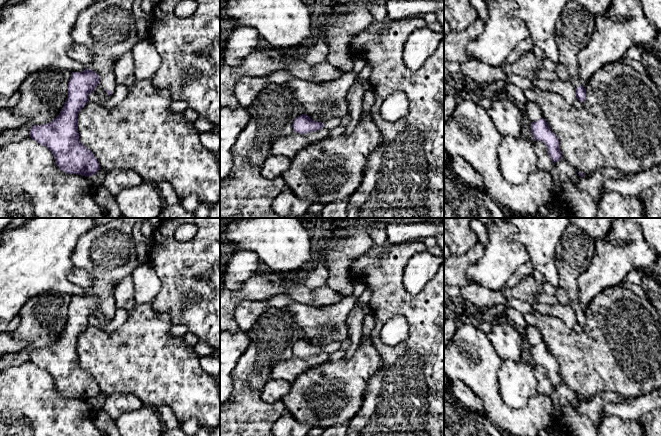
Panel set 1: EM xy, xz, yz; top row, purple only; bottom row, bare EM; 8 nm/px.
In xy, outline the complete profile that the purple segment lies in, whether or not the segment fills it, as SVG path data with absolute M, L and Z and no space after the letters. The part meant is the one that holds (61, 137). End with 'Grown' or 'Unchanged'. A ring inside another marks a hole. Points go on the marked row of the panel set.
M97 1L79 14L71 35L76 44L83 45L92 52L93 61L84 71L71 73L67 99L59 115L48 124L34 125L30 128L29 137L47 147L52 152L56 165L67 174L88 177L96 174L100 168L94 154L79 140L77 116L89 101L88 96L94 92L97 85L102 87L108 95L112 95L116 88L115 61L132 51L135 44L140 41L136 33L136 18L132 10L135 1Z. Grown

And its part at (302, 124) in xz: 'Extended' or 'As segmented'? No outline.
Extended

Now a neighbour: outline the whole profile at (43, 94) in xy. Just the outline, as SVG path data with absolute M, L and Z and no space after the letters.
M51 69L33 73L24 80L18 91L20 94L19 102L12 111L16 116L26 117L29 123L21 128L9 129L0 133L0 149L8 144L20 142L29 137L32 126L48 124L59 115L67 99L70 77L70 71Z

